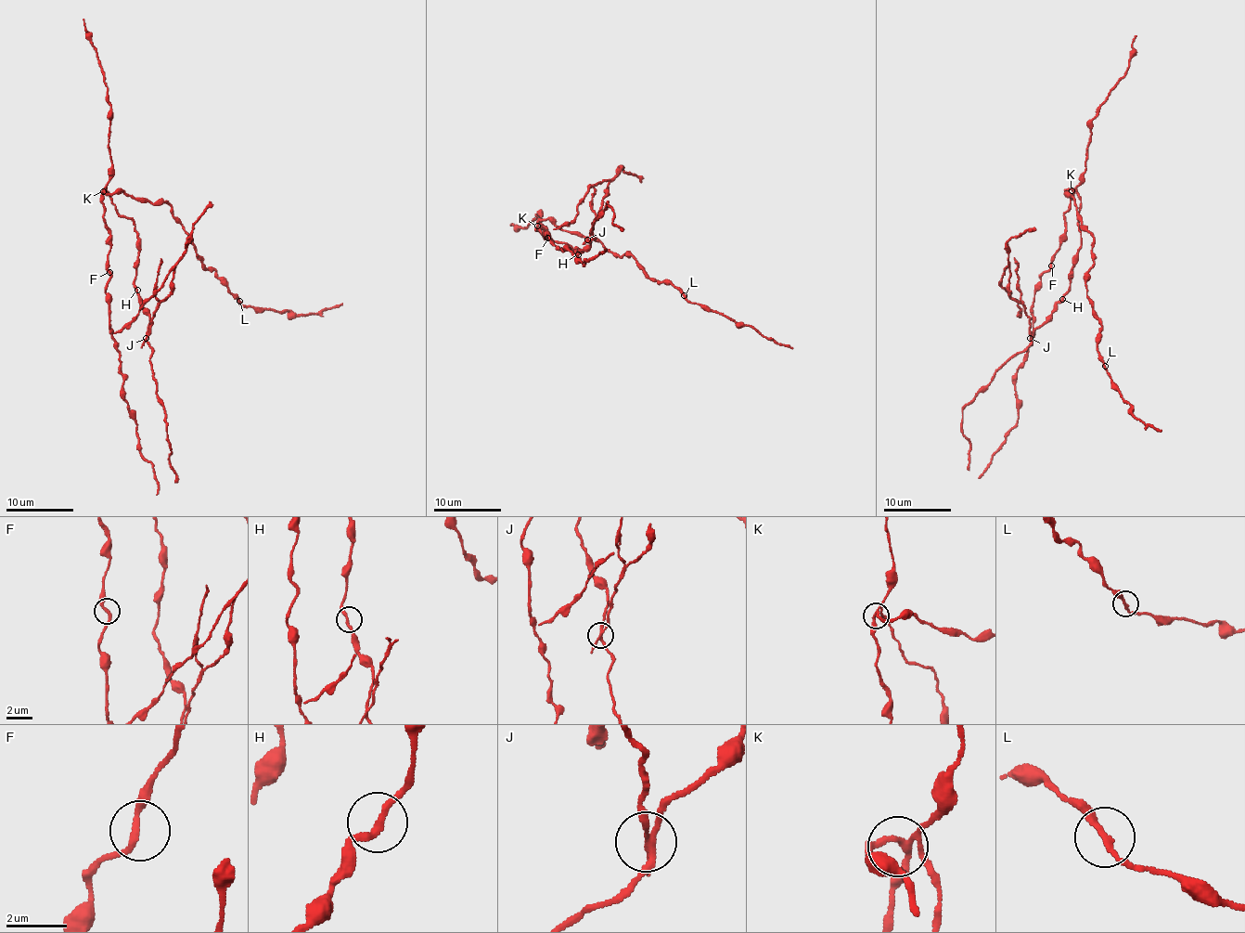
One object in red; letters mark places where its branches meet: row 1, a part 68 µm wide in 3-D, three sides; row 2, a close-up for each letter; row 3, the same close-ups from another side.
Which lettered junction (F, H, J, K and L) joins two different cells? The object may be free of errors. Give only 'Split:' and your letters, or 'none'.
Split: J

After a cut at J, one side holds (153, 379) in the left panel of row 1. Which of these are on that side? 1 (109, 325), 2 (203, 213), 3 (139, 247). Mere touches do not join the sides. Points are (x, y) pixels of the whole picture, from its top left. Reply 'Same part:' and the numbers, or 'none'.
Same part: 1, 3

